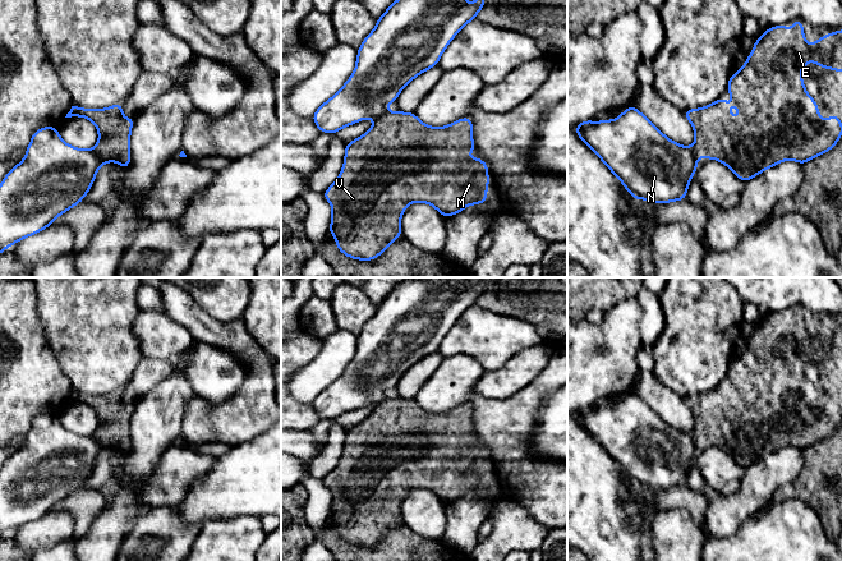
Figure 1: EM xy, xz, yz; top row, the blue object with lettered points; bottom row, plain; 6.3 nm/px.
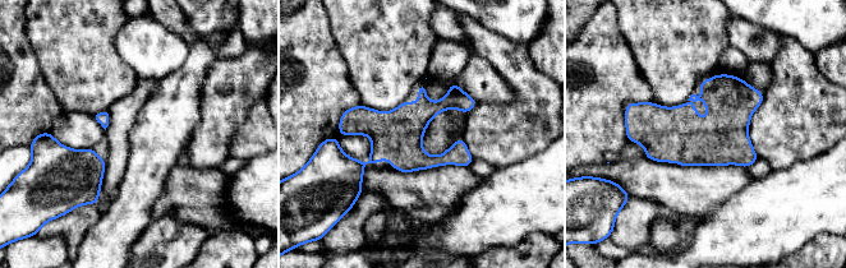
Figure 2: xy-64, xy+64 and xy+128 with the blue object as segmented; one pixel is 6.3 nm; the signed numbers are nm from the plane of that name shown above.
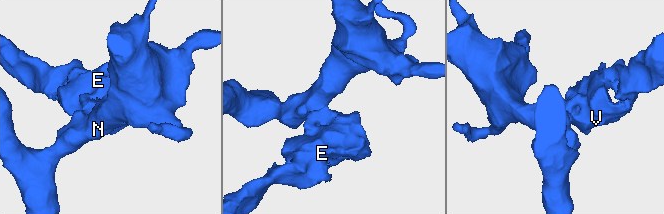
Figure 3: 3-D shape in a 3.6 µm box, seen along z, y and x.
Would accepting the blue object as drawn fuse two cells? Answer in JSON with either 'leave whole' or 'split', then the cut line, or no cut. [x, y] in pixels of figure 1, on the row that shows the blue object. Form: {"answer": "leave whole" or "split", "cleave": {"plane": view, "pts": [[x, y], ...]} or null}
{"answer": "split", "cleave": {"plane": "xy", "pts": [[92, 148], [105, 162]]}}

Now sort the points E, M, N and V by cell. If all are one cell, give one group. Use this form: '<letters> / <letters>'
E M V / N

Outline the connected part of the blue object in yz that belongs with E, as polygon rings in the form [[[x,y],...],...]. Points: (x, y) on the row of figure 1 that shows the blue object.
[[[793,19],[791,23],[793,26],[792,40],[787,26],[769,27],[755,41],[753,51],[742,68],[730,77],[727,91],[733,98],[733,106],[742,112],[741,116],[732,119],[730,116],[730,105],[722,97],[701,109],[684,111],[695,132],[695,143],[690,147],[694,156],[721,161],[745,183],[786,160],[795,160],[804,165],[811,158],[831,151],[842,135],[842,123],[837,115],[831,114],[828,121],[819,118],[818,105],[806,92],[804,79],[800,75],[810,59],[820,68],[842,72],[842,29],[836,33],[825,33],[809,46],[804,36],[802,20]]]

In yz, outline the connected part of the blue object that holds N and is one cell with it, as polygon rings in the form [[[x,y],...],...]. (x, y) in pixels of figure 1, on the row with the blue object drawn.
[[[632,105],[615,120],[585,120],[574,129],[636,201],[658,204],[686,199],[689,183],[699,166],[691,148],[668,139]]]

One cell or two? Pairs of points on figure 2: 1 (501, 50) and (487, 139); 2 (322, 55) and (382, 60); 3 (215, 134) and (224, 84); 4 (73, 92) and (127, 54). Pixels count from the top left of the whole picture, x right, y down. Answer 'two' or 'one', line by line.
1: one
2: two
3: one
4: two

